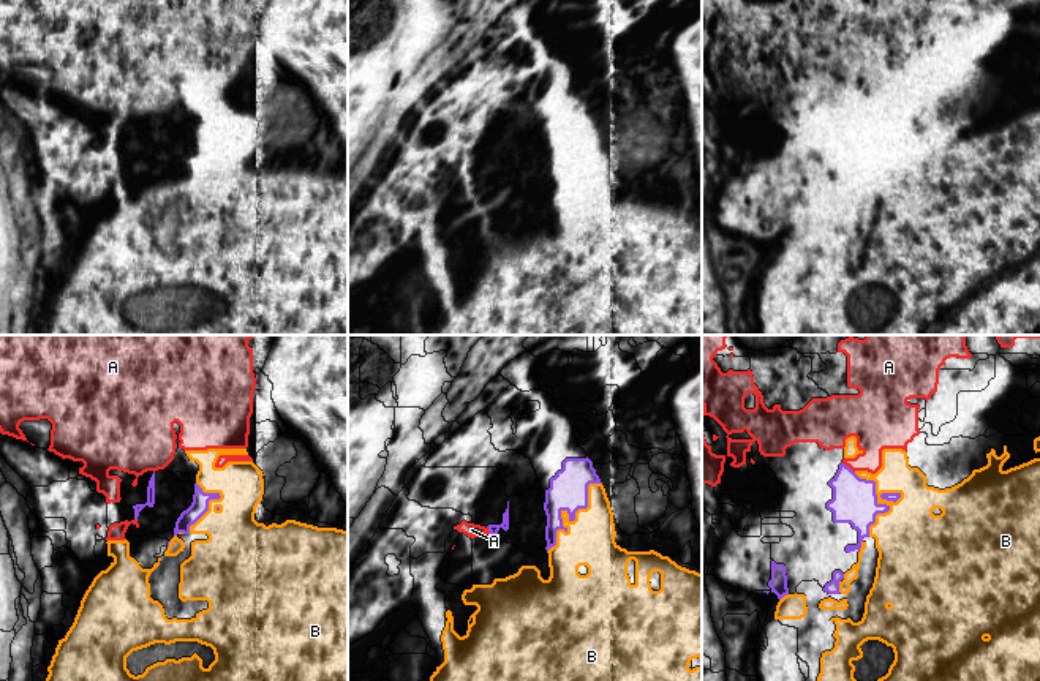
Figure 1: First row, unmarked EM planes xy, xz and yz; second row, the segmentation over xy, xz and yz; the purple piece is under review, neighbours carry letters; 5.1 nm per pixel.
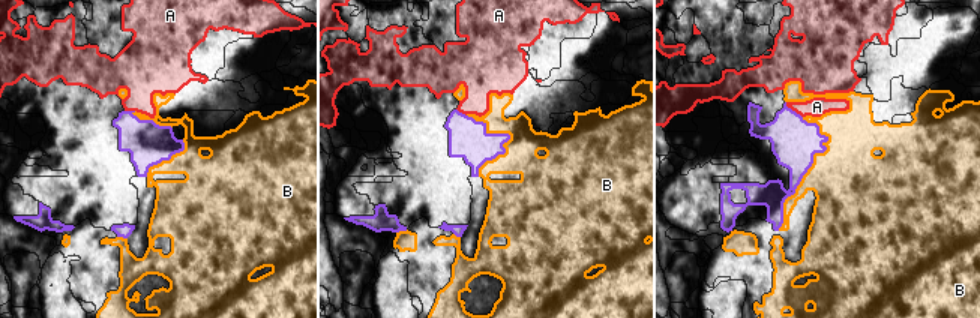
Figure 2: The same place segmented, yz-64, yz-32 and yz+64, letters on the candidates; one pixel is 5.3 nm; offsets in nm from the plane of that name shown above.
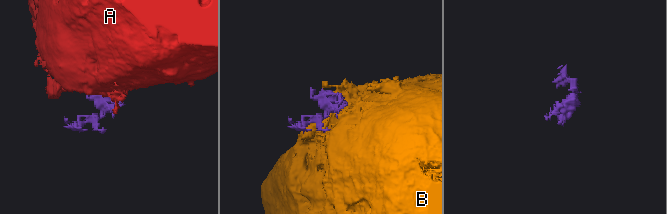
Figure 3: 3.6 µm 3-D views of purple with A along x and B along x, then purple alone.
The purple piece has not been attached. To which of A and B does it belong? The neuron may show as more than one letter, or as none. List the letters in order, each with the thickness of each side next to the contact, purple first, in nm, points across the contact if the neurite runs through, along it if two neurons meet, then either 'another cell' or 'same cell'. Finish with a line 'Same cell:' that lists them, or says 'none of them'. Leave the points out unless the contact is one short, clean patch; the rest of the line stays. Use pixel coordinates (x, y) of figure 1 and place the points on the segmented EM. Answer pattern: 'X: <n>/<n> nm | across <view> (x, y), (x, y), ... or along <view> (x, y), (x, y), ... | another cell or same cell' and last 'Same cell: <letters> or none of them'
A: 220/240 nm | another cell
B: 220/360 nm | another cell
Same cell: none of them

